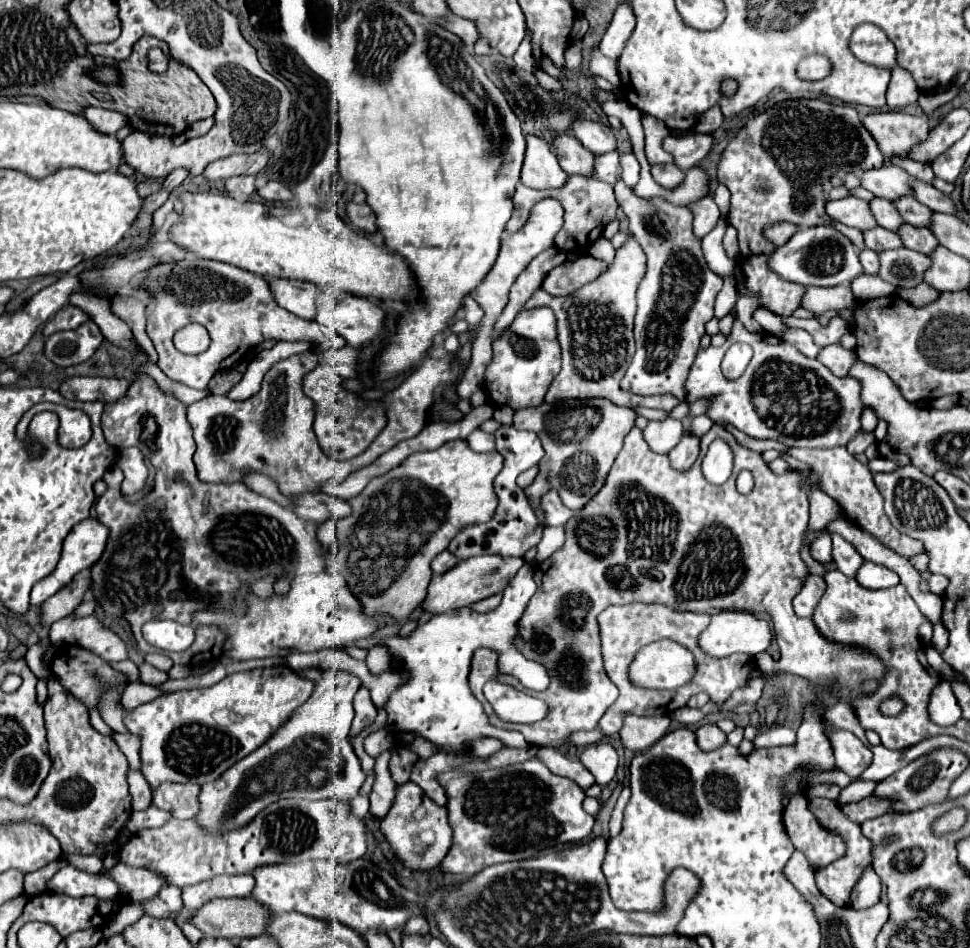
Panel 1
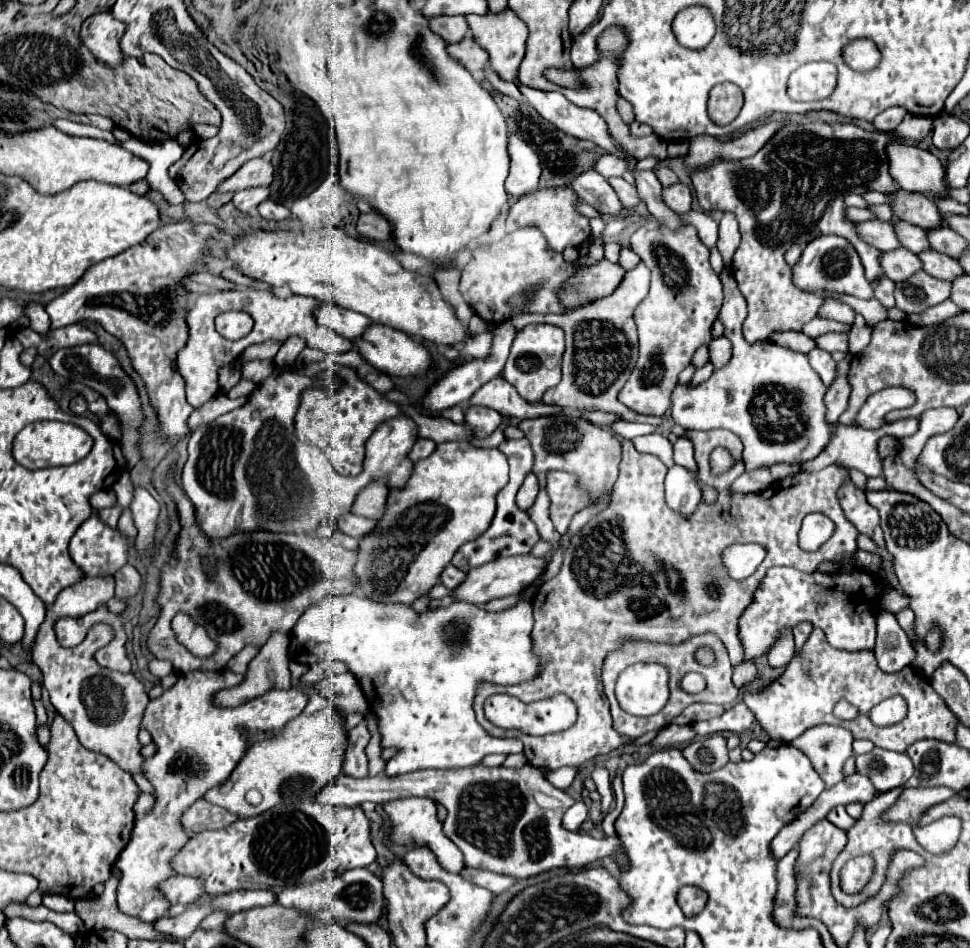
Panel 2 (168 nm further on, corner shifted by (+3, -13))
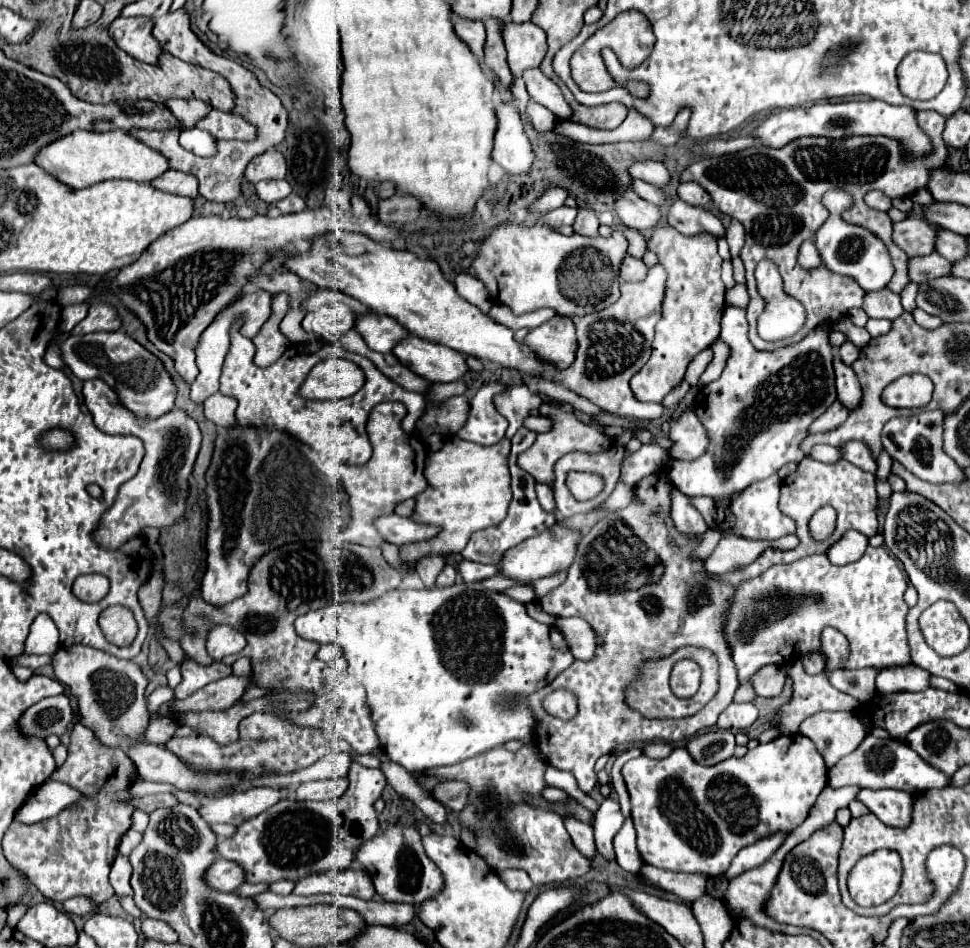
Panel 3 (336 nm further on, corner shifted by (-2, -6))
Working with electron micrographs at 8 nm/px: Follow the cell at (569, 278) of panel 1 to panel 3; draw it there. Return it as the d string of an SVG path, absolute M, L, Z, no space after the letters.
M627 255L621 263L619 269L619 277L621 281L641 281L647 275L647 265L641 259L635 259L631 255Z

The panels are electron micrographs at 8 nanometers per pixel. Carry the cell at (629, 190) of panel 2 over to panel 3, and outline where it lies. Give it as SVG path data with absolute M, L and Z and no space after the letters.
M633 179L633 181L631 181L631 187L633 187L633 191L635 191L639 197L643 197L645 201L649 201L649 203L653 203L653 205L663 205L663 203L669 199L659 187L655 187L655 185L647 183L647 181L641 181L641 179Z

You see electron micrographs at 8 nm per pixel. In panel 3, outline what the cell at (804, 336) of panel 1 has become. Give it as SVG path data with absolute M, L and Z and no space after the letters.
M833 357L833 369L835 369L835 377L837 377L837 395L839 401L845 407L857 407L859 405L859 395L861 395L861 387L857 381L855 371L851 369L851 365L843 363L839 357Z

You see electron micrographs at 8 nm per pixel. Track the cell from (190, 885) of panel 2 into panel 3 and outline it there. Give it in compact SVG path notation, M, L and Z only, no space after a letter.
M217 859L215 863L211 863L205 869L203 879L205 879L207 887L211 887L215 891L225 891L225 893L235 891L245 881L243 871L239 871L237 863L231 863L225 859Z

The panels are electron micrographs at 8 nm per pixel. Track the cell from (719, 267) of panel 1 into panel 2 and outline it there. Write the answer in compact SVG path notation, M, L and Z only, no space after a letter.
M730 272L720 274L720 280L724 286L724 304L718 318L724 324L724 336L732 342L732 360L696 388L688 384L676 386L672 392L672 418L688 430L728 428L738 434L744 444L746 472L782 462L802 466L802 462L818 456L832 436L832 426L824 418L826 386L810 366L808 354L774 342L748 344L742 338L742 312L746 312L746 302Z

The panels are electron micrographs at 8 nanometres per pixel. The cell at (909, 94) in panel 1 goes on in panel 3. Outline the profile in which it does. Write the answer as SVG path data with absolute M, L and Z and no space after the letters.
M849 101L849 103L823 103L805 109L783 109L769 115L755 131L753 137L765 147L783 147L791 139L803 135L823 135L823 137L847 137L847 135L887 135L905 141L909 151L915 155L927 153L927 137L917 129L915 111L907 105L889 105L883 101Z

